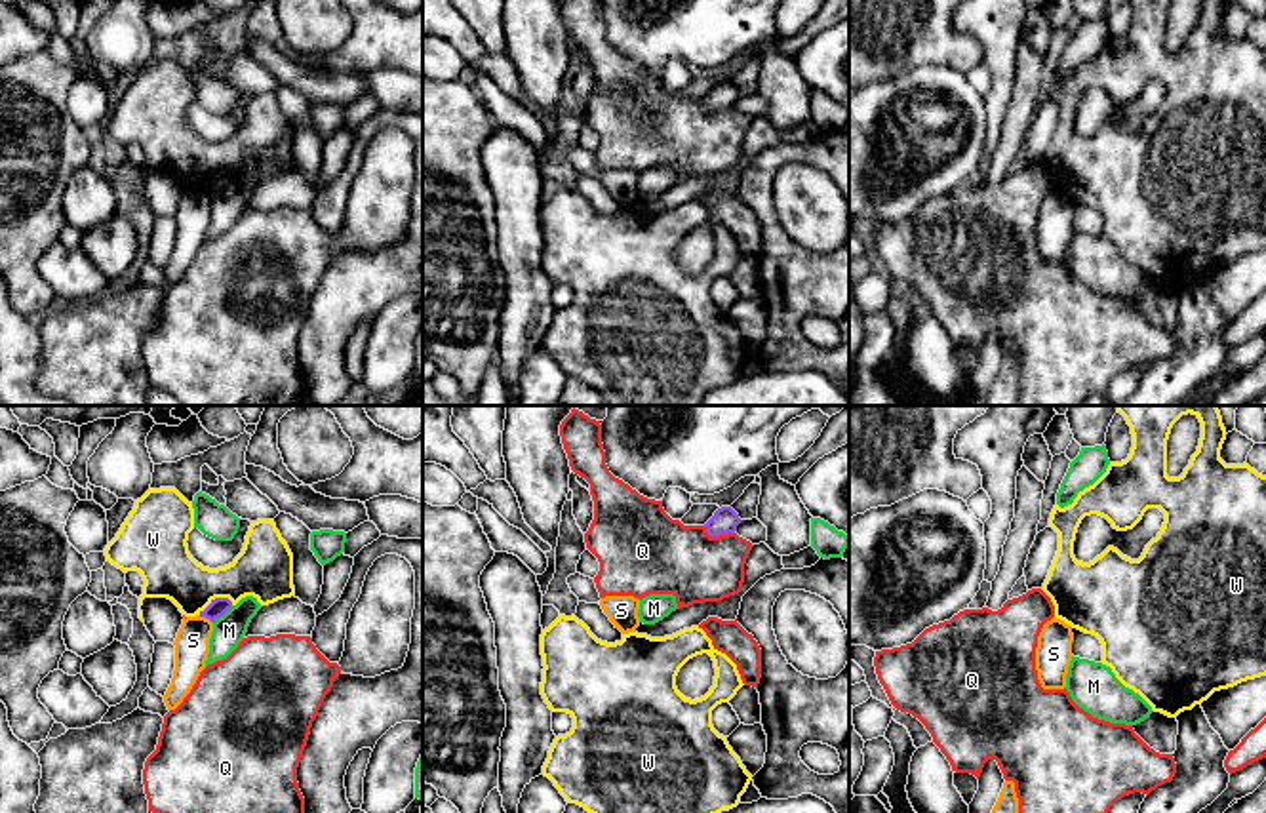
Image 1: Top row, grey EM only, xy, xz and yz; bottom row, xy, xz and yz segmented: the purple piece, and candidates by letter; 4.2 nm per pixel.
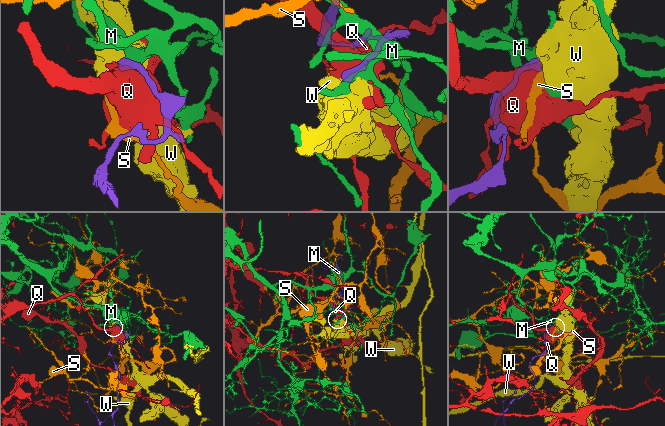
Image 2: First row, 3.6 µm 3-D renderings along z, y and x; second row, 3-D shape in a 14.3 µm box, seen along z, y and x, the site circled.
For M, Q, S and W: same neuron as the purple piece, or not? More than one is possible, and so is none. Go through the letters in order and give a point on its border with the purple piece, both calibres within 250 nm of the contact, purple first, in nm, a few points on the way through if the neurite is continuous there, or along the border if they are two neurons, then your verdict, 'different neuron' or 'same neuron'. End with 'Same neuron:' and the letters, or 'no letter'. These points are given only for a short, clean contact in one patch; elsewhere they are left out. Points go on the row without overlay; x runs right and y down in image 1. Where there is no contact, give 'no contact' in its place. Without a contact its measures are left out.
M: meets purple in xy at (223, 187); 80 nm thick on the purple side, 140 nm on the other; border along xy (233, 179), (214, 197); different neuron
Q: meets purple in xz at (718, 109); 110 nm thick on the purple side, 320 nm on the other; different neuron
S: meets purple in xy at (206, 191); 80 nm thick on the purple side, 140 nm on the other; runs through xy (219, 179), (206, 191), (193, 214); same neuron
W: meets purple in xy at (216, 172); 80 nm thick on the purple side, 240 nm on the other; border along xy (233, 176), (214, 172), (198, 187); different neuron
Same neuron: S

